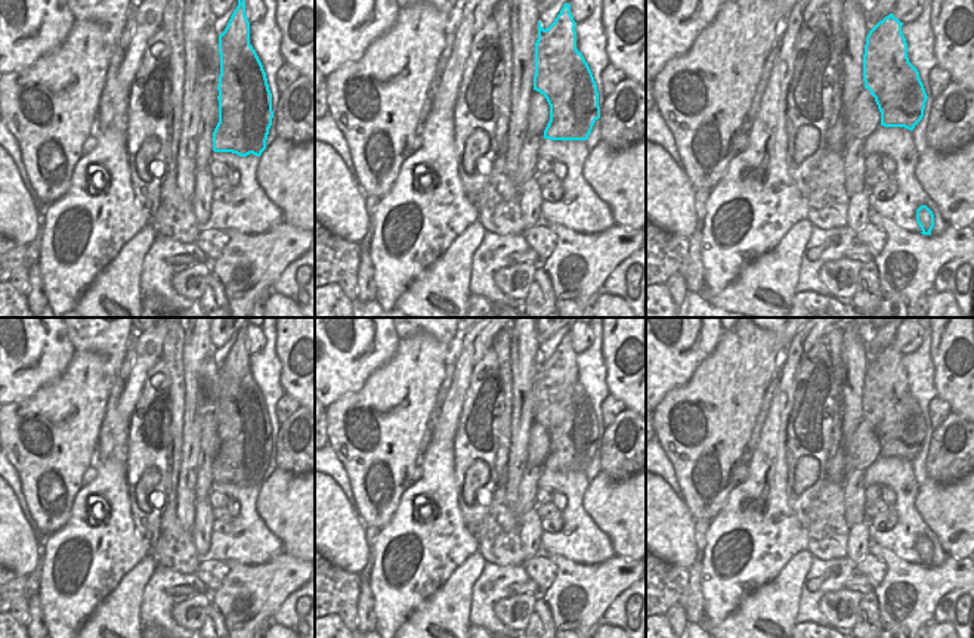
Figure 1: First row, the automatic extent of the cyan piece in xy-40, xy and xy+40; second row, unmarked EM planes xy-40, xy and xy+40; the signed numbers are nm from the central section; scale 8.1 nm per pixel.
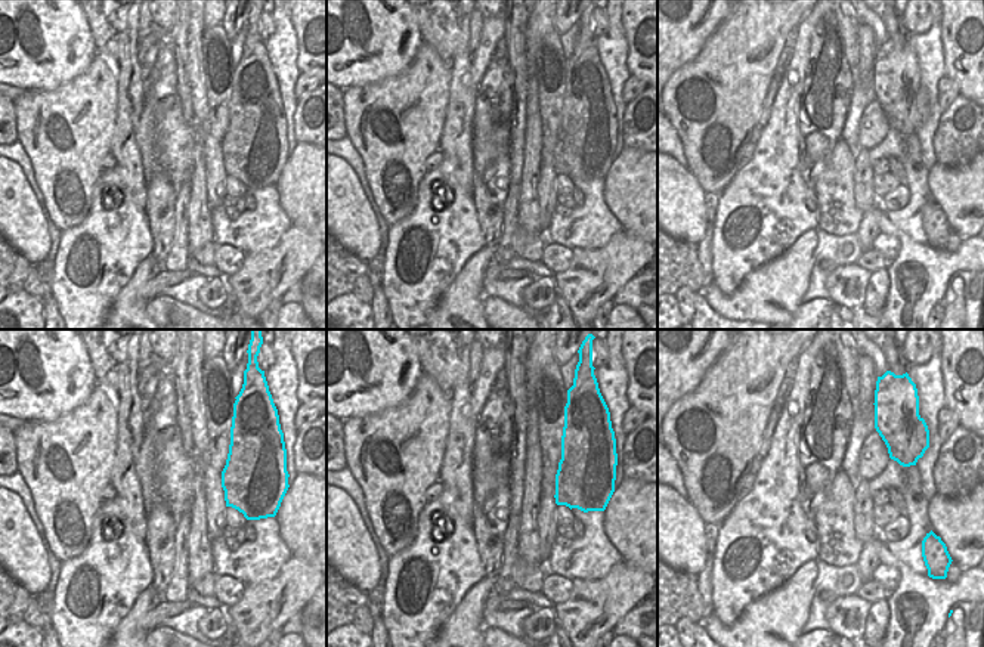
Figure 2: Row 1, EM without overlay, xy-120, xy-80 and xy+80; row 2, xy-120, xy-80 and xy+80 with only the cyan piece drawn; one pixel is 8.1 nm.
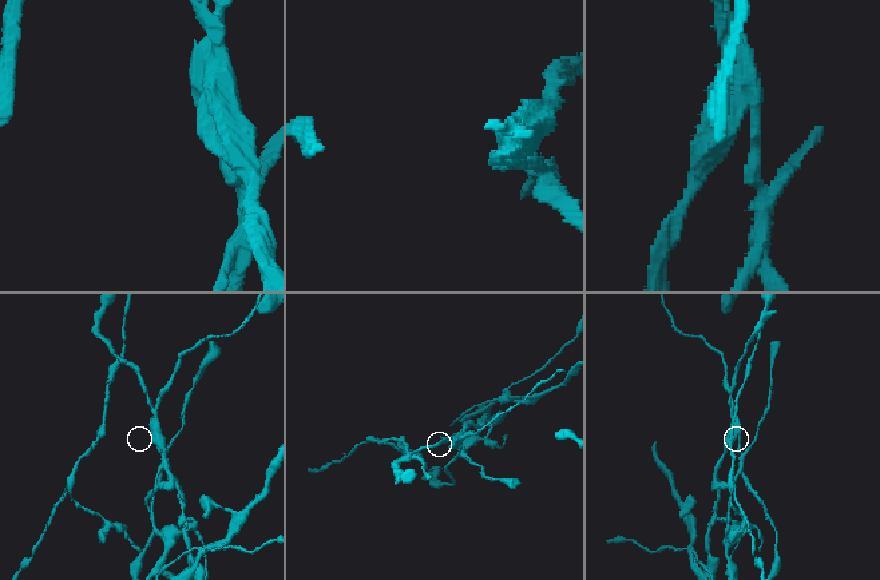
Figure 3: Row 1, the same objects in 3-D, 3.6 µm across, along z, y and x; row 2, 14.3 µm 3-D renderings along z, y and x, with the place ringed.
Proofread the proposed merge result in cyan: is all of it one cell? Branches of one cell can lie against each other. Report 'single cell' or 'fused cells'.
fused cells

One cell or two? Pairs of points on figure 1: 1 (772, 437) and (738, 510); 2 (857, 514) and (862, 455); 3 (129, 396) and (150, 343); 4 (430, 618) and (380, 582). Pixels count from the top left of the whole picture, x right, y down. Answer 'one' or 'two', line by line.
1: one
2: one
3: one
4: two

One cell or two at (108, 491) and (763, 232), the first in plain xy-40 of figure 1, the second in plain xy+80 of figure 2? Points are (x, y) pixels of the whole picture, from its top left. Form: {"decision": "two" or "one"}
{"decision": "one"}

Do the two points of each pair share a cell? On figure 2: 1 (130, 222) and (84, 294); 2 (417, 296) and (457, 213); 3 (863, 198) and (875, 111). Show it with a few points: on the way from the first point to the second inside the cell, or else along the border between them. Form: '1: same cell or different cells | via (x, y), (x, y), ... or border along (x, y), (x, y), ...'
1: same cell | via (113, 241), (113, 271), (104, 279)
2: same cell | via (426, 275), (441, 257), (441, 238), (445, 234)
3: same cell | via (863, 176), (863, 151), (870, 133)

